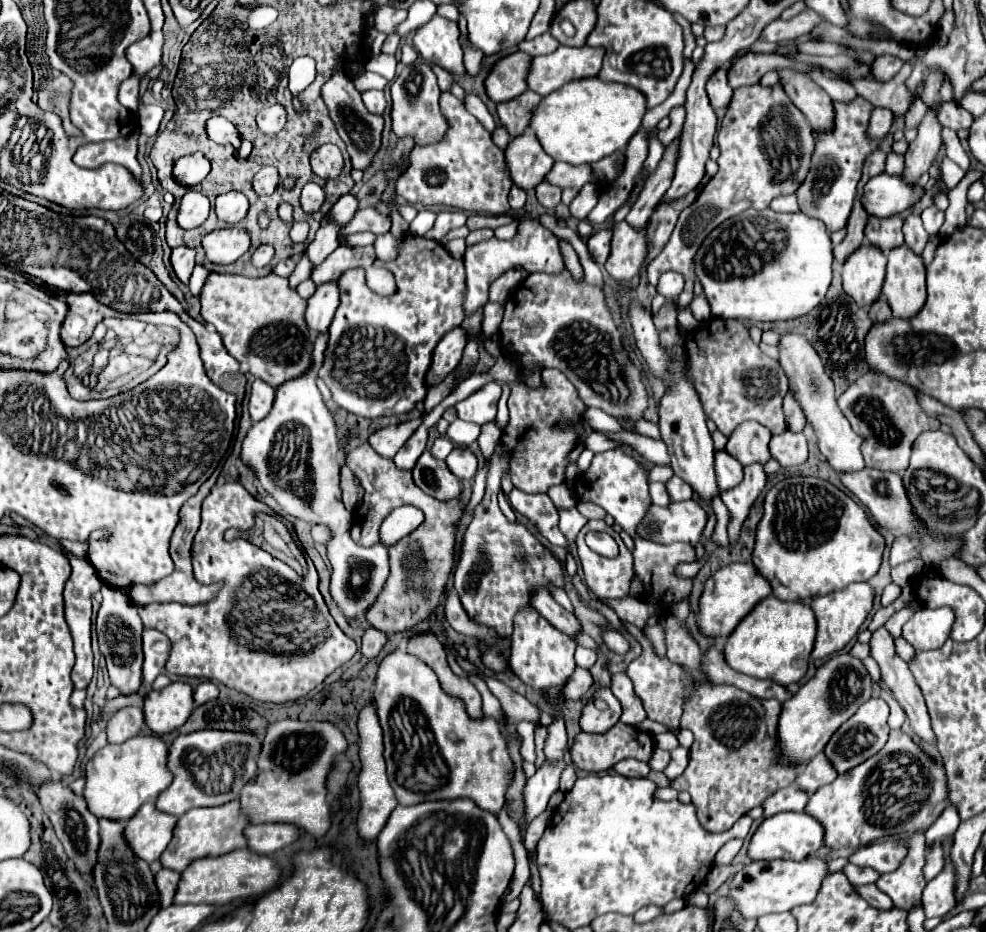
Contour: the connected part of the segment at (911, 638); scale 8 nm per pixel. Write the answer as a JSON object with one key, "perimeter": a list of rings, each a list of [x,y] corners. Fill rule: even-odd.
{"perimeter":[[[921,608],[903,626],[903,638],[915,650],[937,650],[949,638],[955,614],[951,608]]]}

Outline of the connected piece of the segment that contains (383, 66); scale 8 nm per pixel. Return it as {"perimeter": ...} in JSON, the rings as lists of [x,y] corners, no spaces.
{"perimeter":[[[379,54],[379,56],[375,56],[375,58],[371,58],[371,60],[367,62],[365,70],[375,72],[375,74],[381,74],[381,76],[387,78],[387,80],[393,80],[393,76],[395,76],[395,64],[397,64],[395,56]]]}

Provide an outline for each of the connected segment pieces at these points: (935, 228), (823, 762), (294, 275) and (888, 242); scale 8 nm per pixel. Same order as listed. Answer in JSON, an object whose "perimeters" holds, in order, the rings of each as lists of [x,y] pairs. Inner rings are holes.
{"perimeters":[[[[931,206],[931,208],[923,210],[921,218],[923,218],[925,230],[927,230],[929,234],[939,234],[939,228],[941,228],[943,222],[945,222],[945,212],[939,210],[939,208],[935,208],[935,206]]],[[[821,752],[819,756],[815,756],[813,760],[809,760],[809,764],[805,768],[801,768],[801,772],[797,774],[797,778],[793,780],[793,784],[801,790],[805,790],[807,794],[813,794],[815,790],[819,790],[825,784],[831,784],[837,778],[835,768],[831,768],[831,762],[827,760],[827,756]]],[[[304,253],[300,262],[295,266],[295,272],[291,272],[291,276],[289,276],[289,288],[295,290],[299,282],[303,282],[303,280],[310,277],[311,270],[311,261],[307,258],[306,253]]],[[[869,216],[865,226],[865,238],[869,244],[879,246],[885,254],[897,246],[903,244],[903,218],[901,216],[889,216],[889,218],[877,218]]]]}

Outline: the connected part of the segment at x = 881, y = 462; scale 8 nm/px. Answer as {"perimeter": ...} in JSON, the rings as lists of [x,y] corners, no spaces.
{"perimeter":[[[867,372],[855,380],[855,384],[851,384],[851,388],[839,396],[839,408],[851,422],[851,428],[863,436],[861,454],[865,458],[865,466],[891,470],[897,474],[903,474],[907,468],[915,438],[925,430],[937,430],[941,426],[937,418],[931,418],[927,412],[923,412],[917,394],[909,386],[897,384],[895,380],[875,372]]]}

